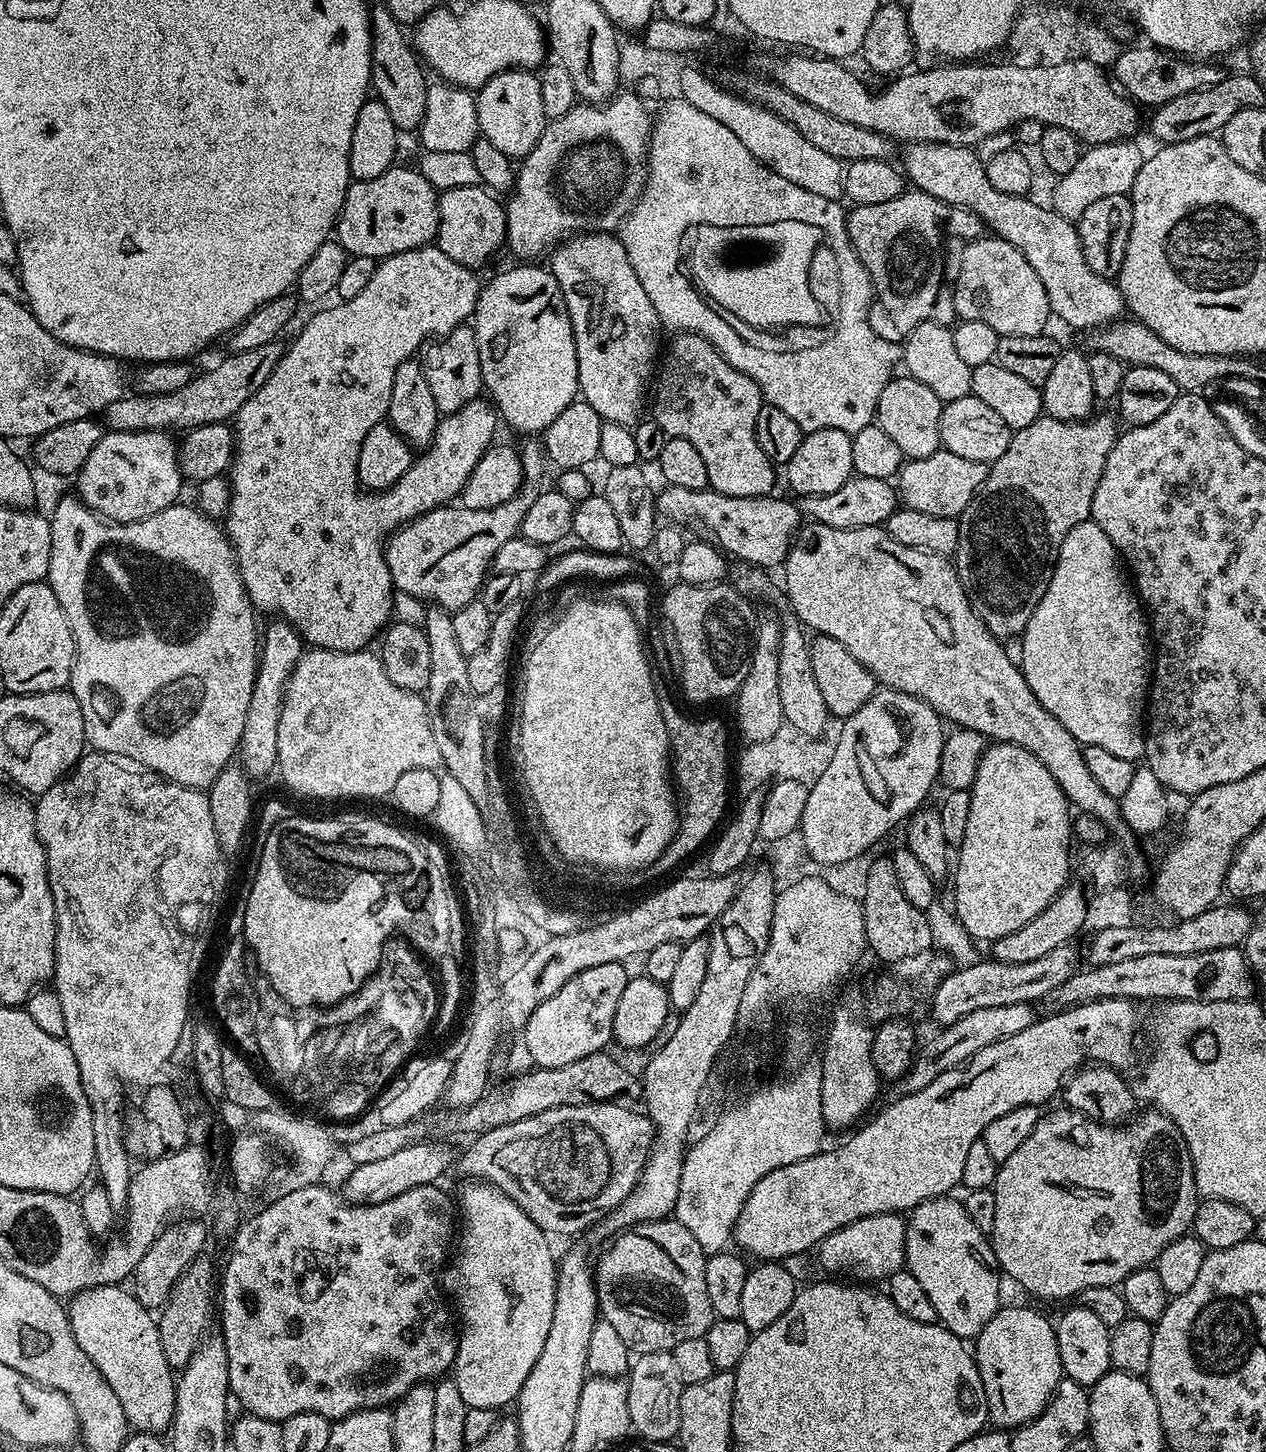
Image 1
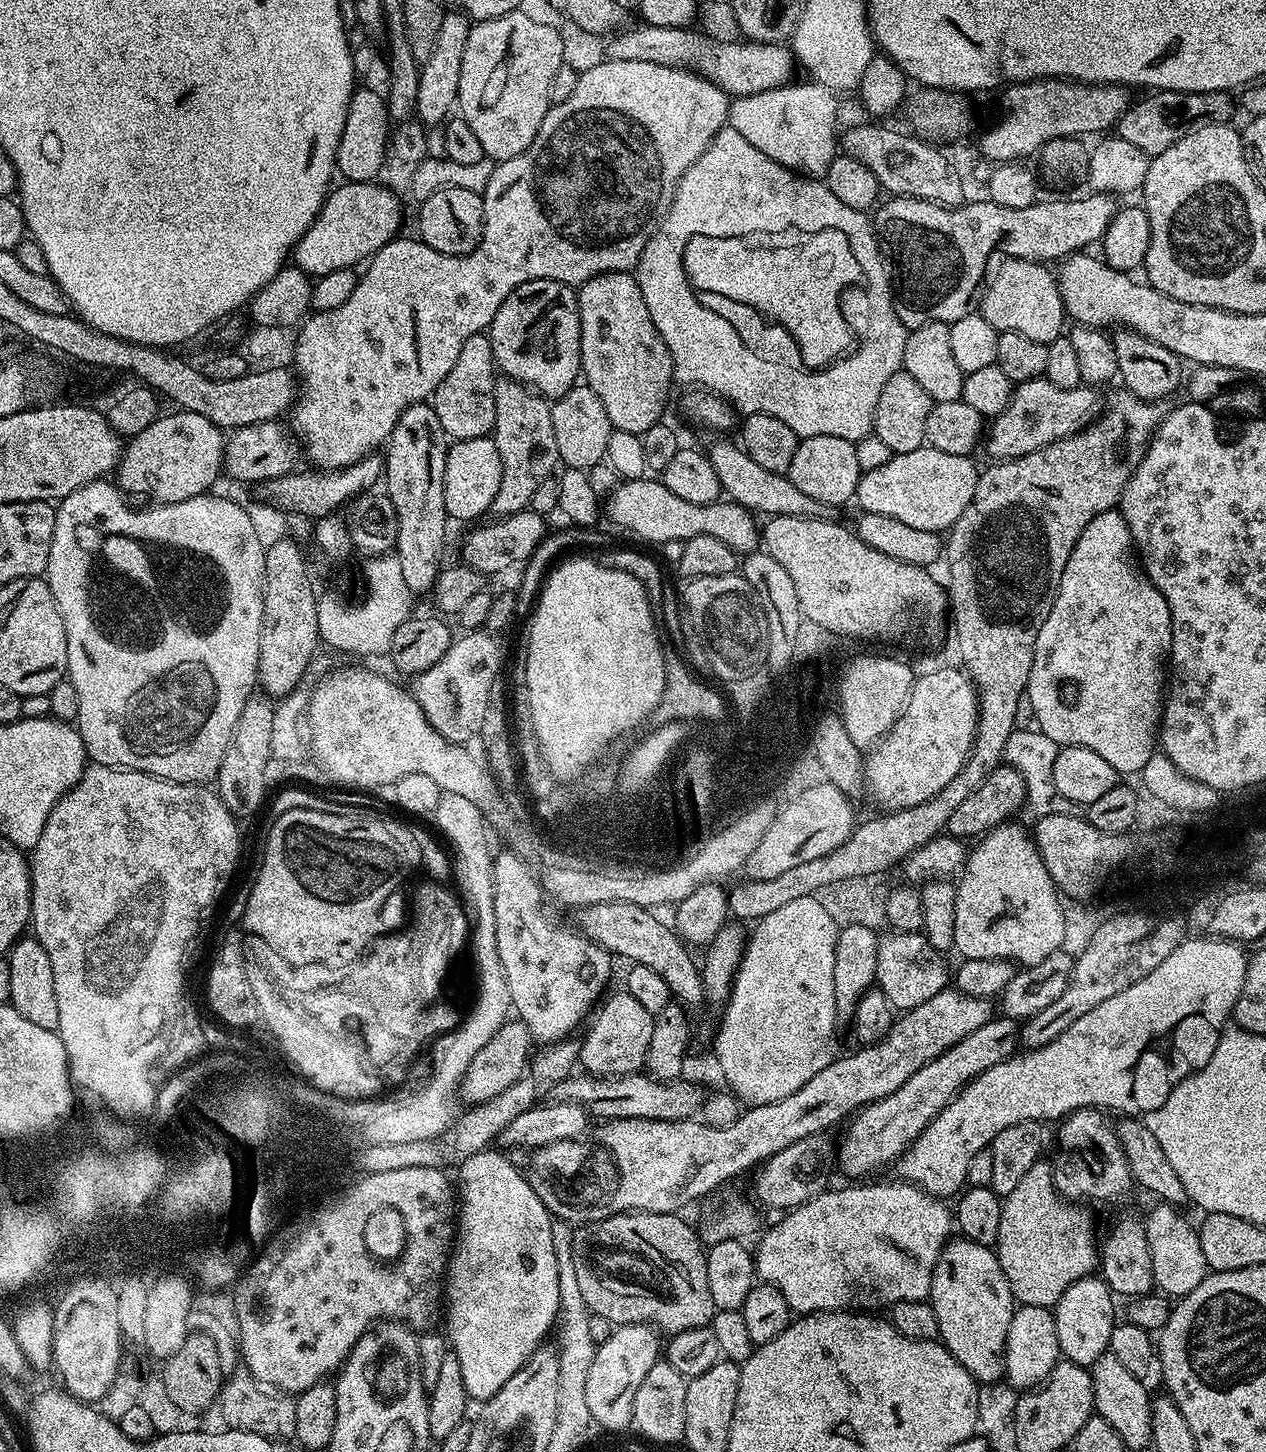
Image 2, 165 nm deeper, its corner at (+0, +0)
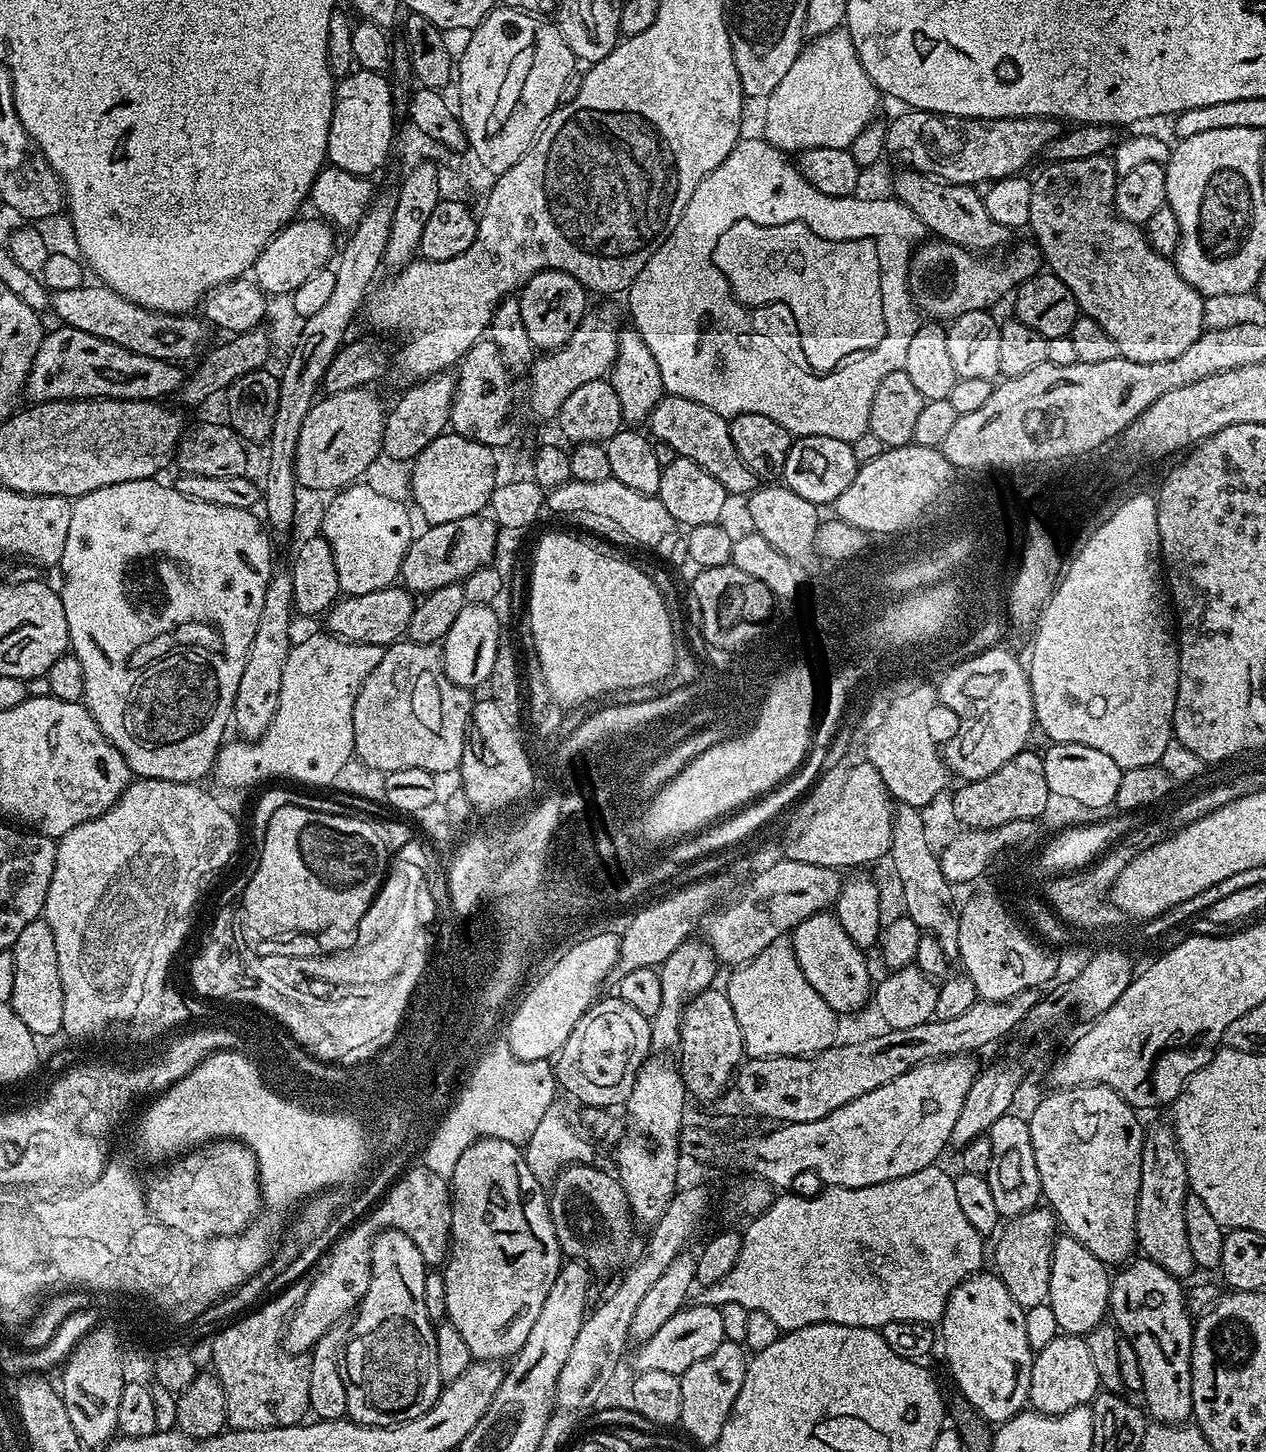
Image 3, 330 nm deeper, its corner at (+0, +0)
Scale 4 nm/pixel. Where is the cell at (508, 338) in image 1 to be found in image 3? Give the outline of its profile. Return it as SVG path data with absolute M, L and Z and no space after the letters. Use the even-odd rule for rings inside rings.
M547 268L545 272L534 274L534 278L527 280L524 287L519 289L518 299L526 334L530 334L530 342L536 350L561 348L572 337L580 325L580 319L590 308L589 293L580 285L578 278L557 268Z

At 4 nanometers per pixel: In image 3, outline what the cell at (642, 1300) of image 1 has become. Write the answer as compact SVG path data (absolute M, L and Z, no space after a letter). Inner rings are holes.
M572 1164L562 1169L547 1197L548 1213L561 1253L568 1258L586 1261L593 1273L600 1274L607 1268L623 1269L633 1259L637 1225L619 1179L611 1171L603 1172L596 1167Z

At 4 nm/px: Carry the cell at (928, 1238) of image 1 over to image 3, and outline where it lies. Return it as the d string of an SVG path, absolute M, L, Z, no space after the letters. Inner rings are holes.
M981 1270L952 1291L938 1325L938 1336L953 1382L978 1415L985 1416L992 1426L999 1426L1025 1411L1034 1355L1026 1339L1026 1310L1014 1302L995 1271Z

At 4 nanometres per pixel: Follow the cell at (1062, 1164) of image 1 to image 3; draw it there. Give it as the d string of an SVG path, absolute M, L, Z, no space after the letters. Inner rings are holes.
M1044 1206L1032 1208L1021 1216L1011 1217L999 1233L994 1271L1006 1286L1006 1290L1010 1290L1014 1302L1018 1302L1018 1306L1025 1310L1048 1302L1052 1247L1056 1245L1057 1235L1056 1214Z

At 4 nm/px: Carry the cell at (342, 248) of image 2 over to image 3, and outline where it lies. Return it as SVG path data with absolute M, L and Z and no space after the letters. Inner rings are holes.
M297 218L283 230L277 232L270 238L270 242L266 242L266 246L258 254L255 264L252 265L250 272L254 277L256 287L269 297L287 297L294 290L298 290L298 286L302 286L302 282L306 282L306 278L310 278L318 270L329 267L328 259L331 256L333 259L338 248L338 240L336 244L335 236L337 233L334 231L333 225L323 219L311 219Z

